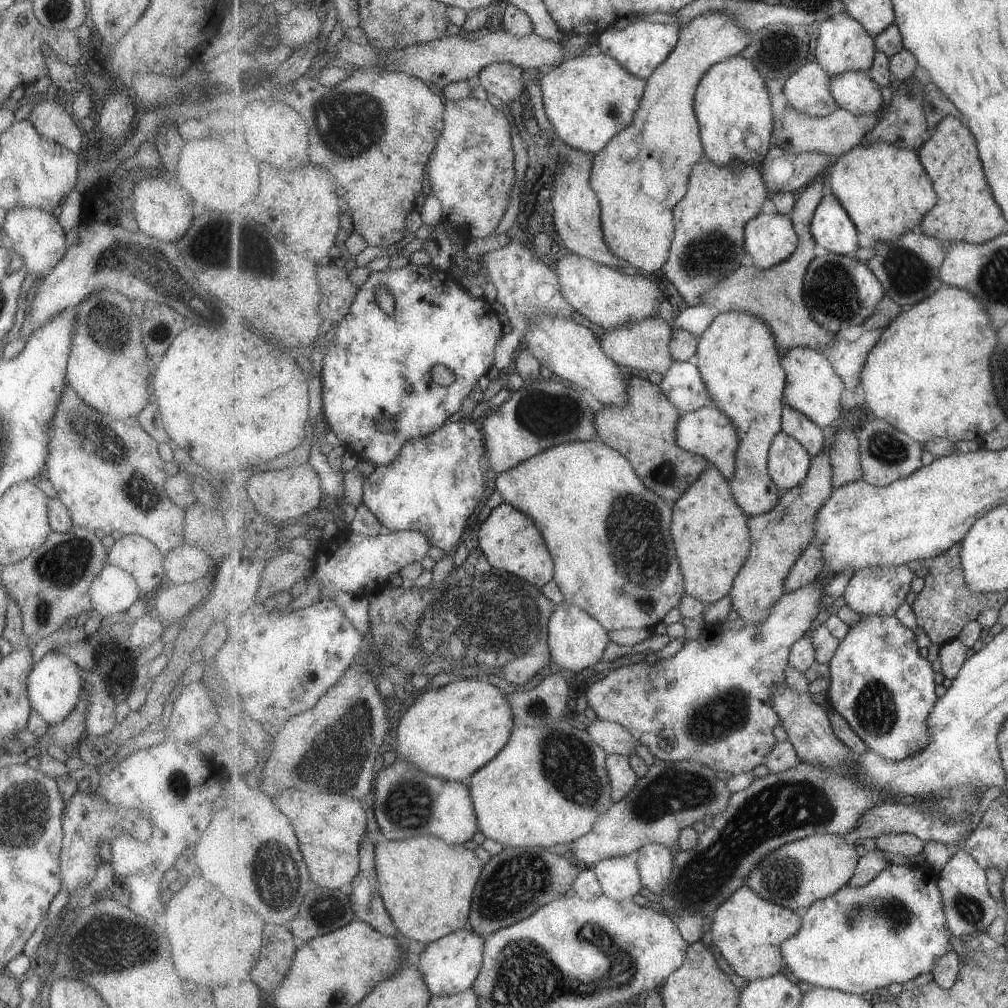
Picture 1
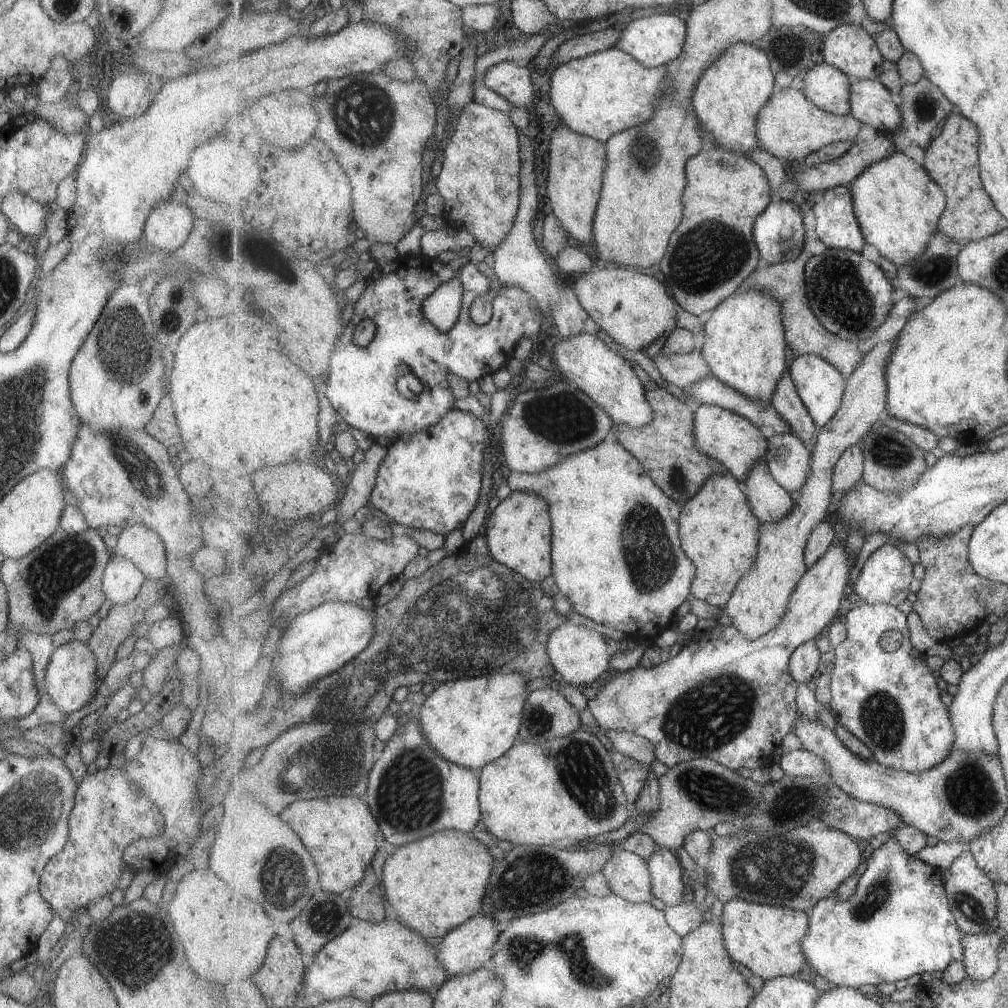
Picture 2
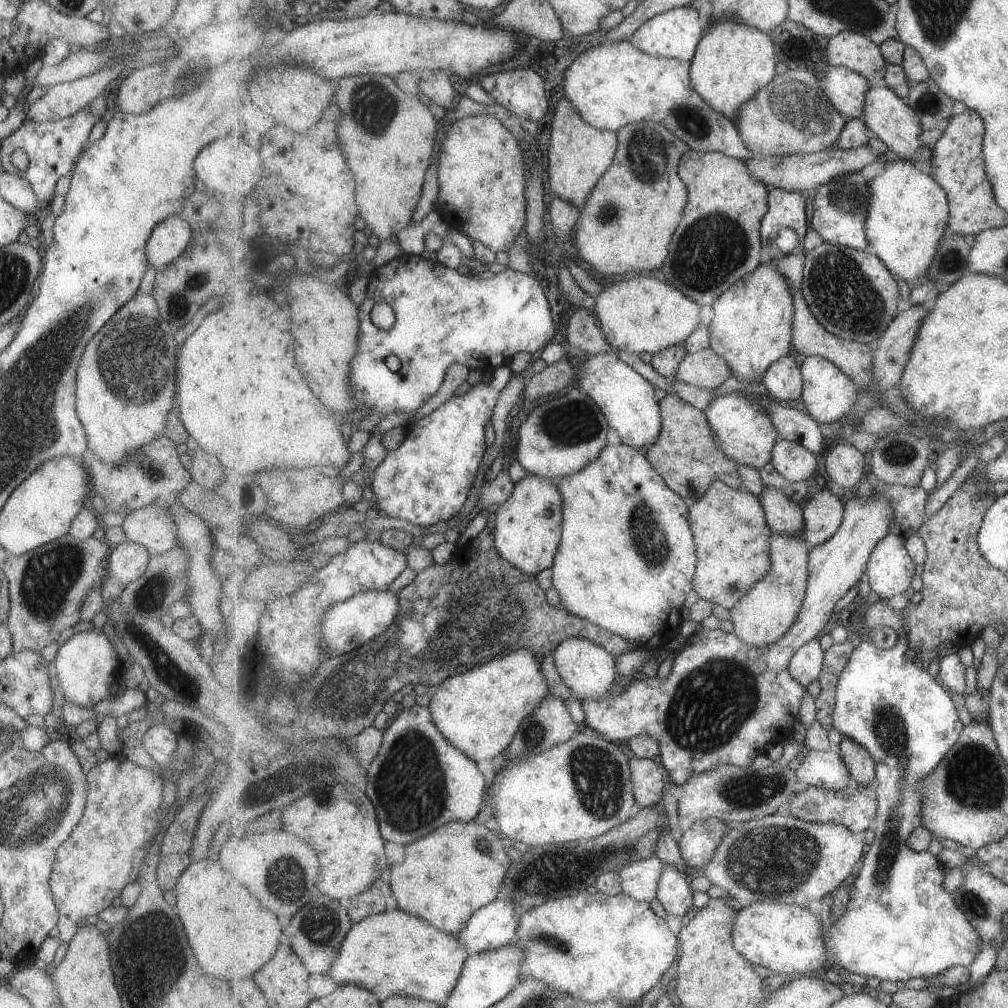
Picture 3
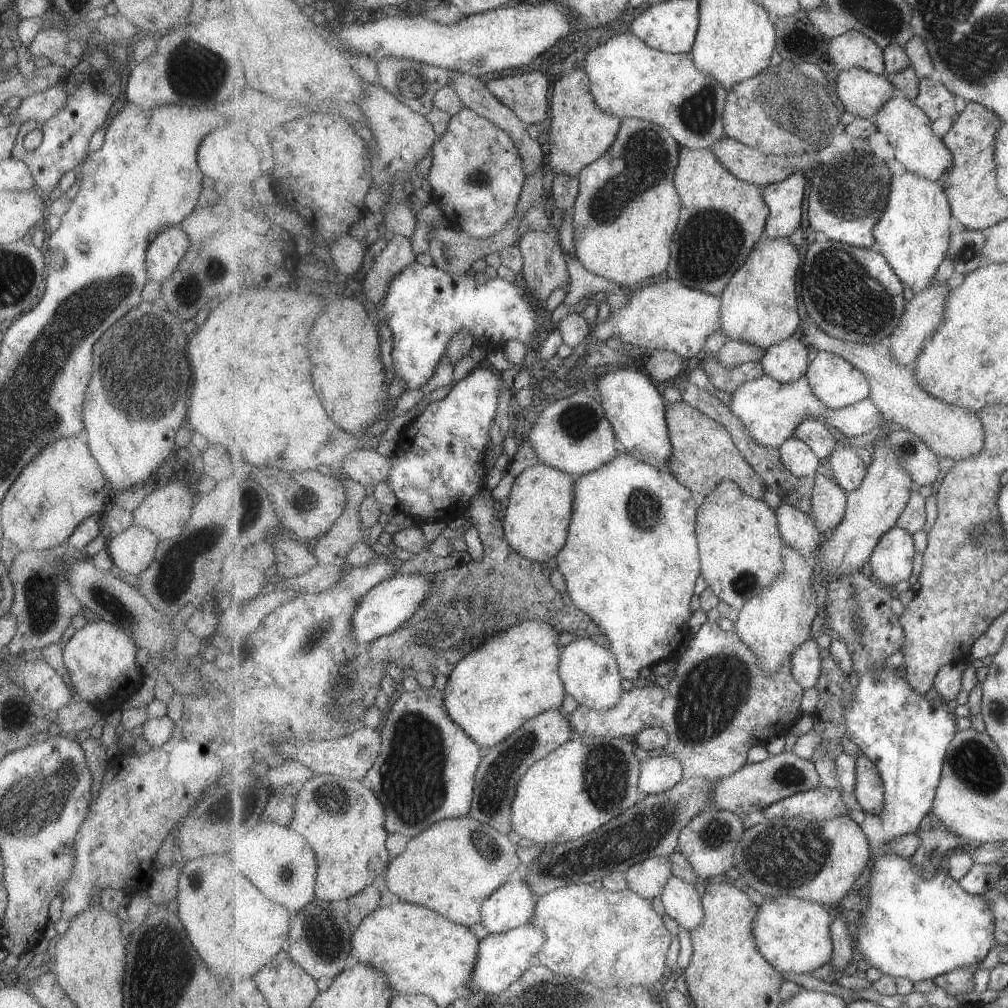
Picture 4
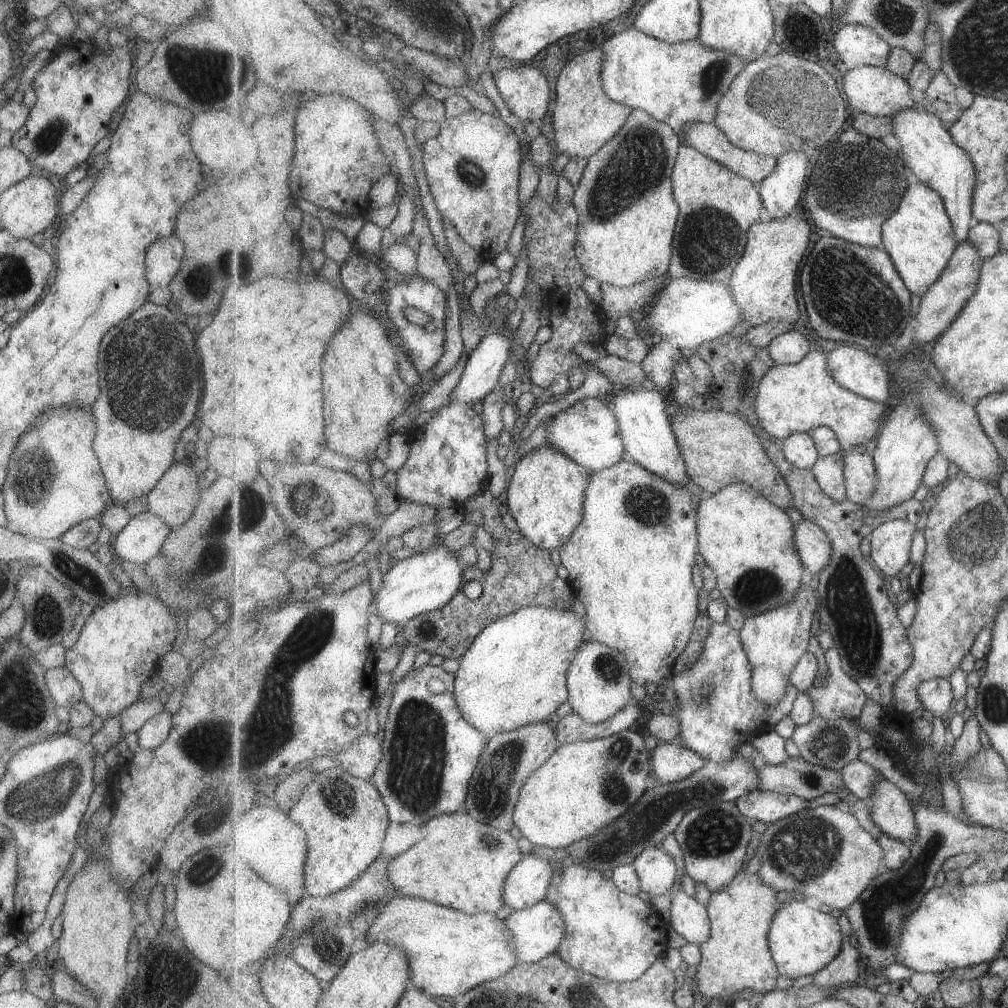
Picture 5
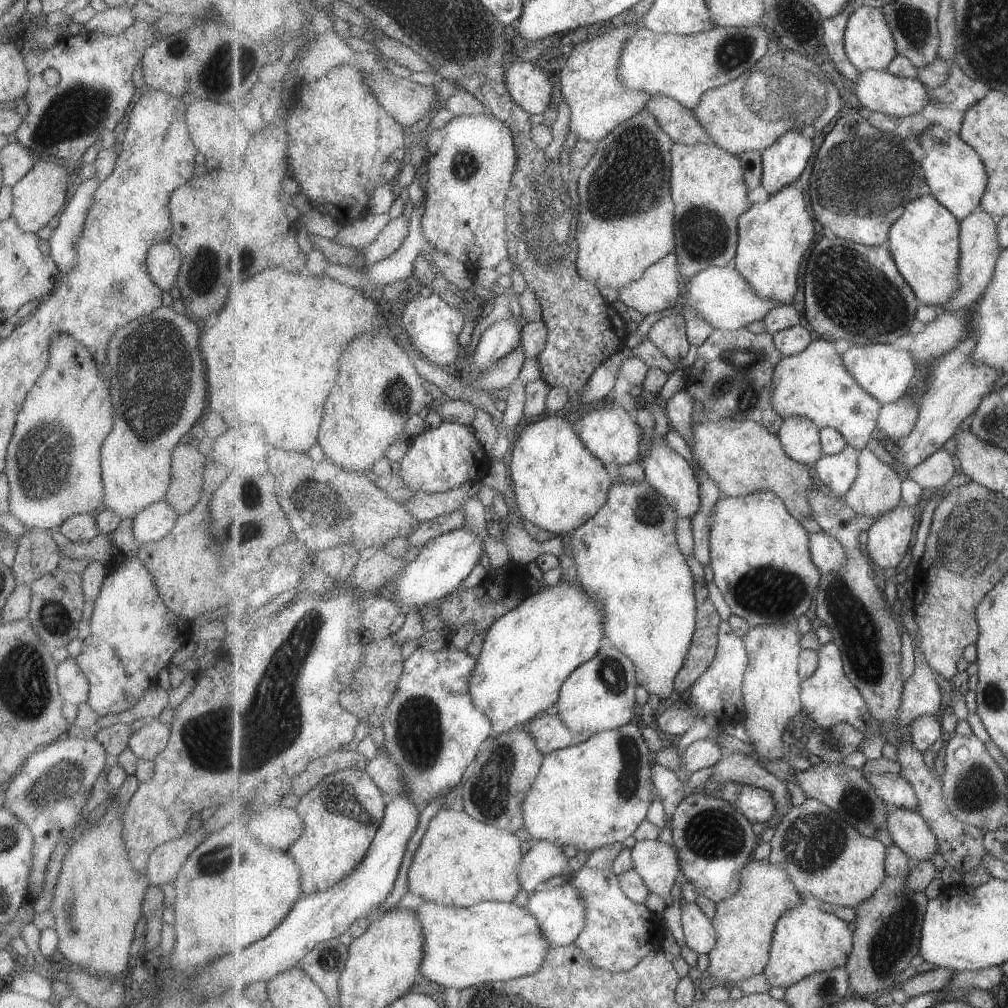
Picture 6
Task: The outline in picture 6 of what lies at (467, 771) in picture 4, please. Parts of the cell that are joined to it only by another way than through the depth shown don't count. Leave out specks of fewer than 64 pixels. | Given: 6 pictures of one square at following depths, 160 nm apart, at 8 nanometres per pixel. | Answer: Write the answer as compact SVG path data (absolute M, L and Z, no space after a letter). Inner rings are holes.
M451 643L436 651L417 647L406 660L398 691L386 712L383 724L386 746L383 752L403 771L407 795L420 806L455 788L463 780L467 766L471 767L477 758L483 742L490 738L492 720L479 710L470 691L470 680L477 663L478 657L471 656L465 649L457 649Z

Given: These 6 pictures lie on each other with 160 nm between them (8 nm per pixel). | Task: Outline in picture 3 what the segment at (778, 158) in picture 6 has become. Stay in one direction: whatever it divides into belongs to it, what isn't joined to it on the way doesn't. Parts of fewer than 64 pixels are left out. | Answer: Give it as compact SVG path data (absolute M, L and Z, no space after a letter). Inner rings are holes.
M779 187L770 190L770 209L762 220L762 252L765 261L779 262L788 254L801 248L809 230L805 210L805 196L801 191L786 191Z

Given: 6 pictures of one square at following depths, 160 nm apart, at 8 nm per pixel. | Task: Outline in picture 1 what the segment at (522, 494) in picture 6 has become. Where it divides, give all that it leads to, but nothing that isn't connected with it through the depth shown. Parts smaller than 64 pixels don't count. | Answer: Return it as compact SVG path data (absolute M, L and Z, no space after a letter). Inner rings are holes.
M502 503L493 509L486 521L480 525L478 542L482 552L492 566L505 570L509 574L527 580L533 586L541 588L555 578L555 563L546 540L535 522L521 510L511 504Z

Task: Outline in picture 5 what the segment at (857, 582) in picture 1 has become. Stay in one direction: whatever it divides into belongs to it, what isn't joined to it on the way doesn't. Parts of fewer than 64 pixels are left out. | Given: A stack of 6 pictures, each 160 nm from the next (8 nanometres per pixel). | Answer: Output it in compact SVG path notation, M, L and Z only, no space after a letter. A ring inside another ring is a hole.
M905 519L894 521L884 520L875 530L871 537L871 557L876 568L887 576L896 576L902 572L904 566L909 563L909 554L911 554L911 544L913 544L913 532L918 526Z

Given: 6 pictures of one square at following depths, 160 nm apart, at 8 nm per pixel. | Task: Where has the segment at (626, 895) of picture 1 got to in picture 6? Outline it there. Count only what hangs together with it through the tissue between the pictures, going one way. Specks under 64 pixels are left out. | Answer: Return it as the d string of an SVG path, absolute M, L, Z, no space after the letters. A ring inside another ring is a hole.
M644 840L631 843L633 868L641 874L652 893L665 897L679 878L680 858L674 845L661 840Z

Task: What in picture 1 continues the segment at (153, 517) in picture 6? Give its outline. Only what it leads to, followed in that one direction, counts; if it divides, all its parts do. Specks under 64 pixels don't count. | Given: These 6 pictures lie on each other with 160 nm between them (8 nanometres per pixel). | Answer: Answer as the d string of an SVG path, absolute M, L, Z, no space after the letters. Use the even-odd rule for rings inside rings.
M107 563L93 578L87 594L91 608L101 617L125 612L135 601L144 598L127 572Z

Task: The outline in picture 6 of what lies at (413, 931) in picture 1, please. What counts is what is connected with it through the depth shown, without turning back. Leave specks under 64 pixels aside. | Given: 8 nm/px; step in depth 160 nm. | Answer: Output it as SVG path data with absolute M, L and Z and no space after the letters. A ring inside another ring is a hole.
M464 808L462 811L441 809L431 818L408 871L408 887L424 901L450 907L475 906L483 901L513 902L521 892L519 880L523 850L521 840L511 831L475 820Z

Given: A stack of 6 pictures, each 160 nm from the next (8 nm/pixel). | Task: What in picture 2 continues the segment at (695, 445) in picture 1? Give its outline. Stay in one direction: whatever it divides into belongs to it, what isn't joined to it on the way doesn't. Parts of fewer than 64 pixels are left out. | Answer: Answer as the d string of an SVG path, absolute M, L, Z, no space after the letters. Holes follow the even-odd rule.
M702 404L695 409L696 445L700 451L720 460L739 481L746 481L758 463L766 462L768 439L759 427L743 415L719 405Z

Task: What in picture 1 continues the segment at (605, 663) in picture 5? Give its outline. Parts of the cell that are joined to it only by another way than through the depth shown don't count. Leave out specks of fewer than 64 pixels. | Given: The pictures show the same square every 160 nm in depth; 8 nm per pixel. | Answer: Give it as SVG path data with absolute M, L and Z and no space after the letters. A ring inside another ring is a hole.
M566 602L559 604L549 624L549 647L554 666L558 669L579 673L589 669L589 666L595 666L603 658L605 648L609 644L609 632L581 606Z

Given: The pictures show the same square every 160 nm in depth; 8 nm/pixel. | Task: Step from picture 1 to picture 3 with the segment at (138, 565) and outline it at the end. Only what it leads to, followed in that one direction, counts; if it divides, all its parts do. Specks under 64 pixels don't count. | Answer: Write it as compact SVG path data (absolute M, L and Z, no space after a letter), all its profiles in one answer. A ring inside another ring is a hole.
M147 505L122 517L127 540L144 546L148 556L169 550L176 542L176 524L170 512L159 505Z

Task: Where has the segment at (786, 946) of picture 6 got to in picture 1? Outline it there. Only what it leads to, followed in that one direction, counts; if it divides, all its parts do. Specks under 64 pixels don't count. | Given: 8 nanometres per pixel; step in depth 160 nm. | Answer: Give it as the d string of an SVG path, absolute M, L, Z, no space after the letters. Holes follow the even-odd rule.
M749 886L739 888L713 915L712 943L730 967L747 982L785 971L782 945L802 930L802 918L793 910L761 898Z

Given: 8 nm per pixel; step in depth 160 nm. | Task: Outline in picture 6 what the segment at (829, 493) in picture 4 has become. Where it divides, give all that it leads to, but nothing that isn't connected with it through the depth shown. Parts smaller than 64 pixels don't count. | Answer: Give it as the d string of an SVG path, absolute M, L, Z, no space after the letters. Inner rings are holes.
M849 445L839 454L823 454L814 466L818 478L840 499L844 499L857 480L860 454L859 449Z

